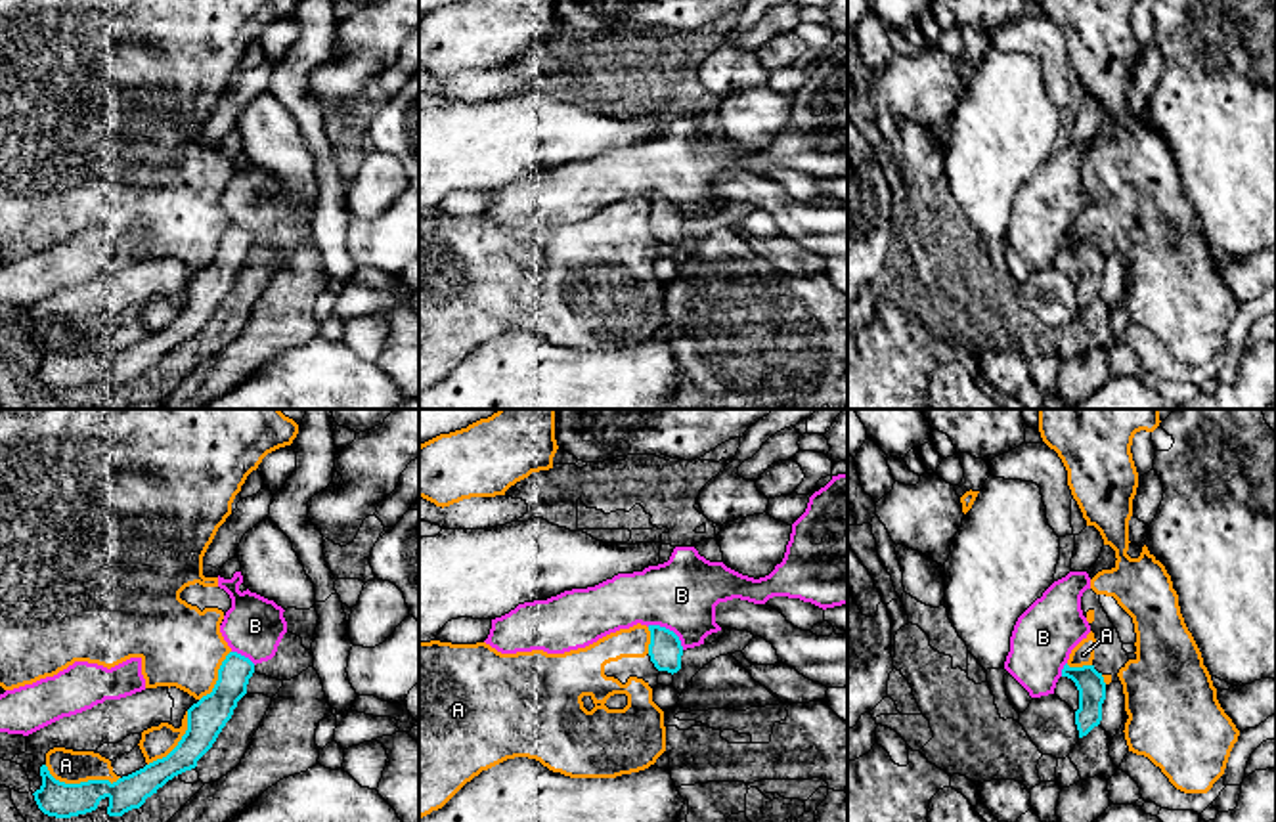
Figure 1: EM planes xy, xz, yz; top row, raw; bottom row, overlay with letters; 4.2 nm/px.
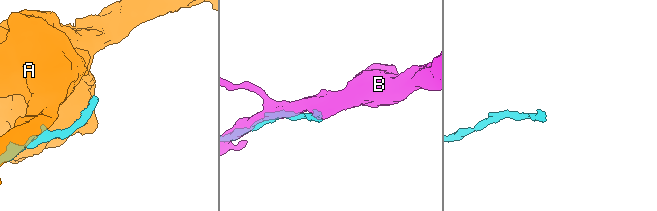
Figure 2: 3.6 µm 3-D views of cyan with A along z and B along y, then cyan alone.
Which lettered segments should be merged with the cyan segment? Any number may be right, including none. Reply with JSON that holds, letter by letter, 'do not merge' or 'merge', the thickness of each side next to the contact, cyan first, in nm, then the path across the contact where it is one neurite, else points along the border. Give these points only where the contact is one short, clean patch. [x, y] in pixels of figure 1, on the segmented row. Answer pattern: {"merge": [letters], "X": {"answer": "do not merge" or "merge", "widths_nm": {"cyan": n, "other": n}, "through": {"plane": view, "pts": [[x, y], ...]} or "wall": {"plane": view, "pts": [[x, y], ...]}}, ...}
{"merge": [], "A": {"answer": "do not merge", "widths_nm": {"cyan": 150, "other": 140}}, "B": {"answer": "do not merge", "widths_nm": {"cyan": 140, "other": 300}, "wall": {"plane": "xz", "pts": [[647, 626], [668, 627], [683, 648]]}}}

